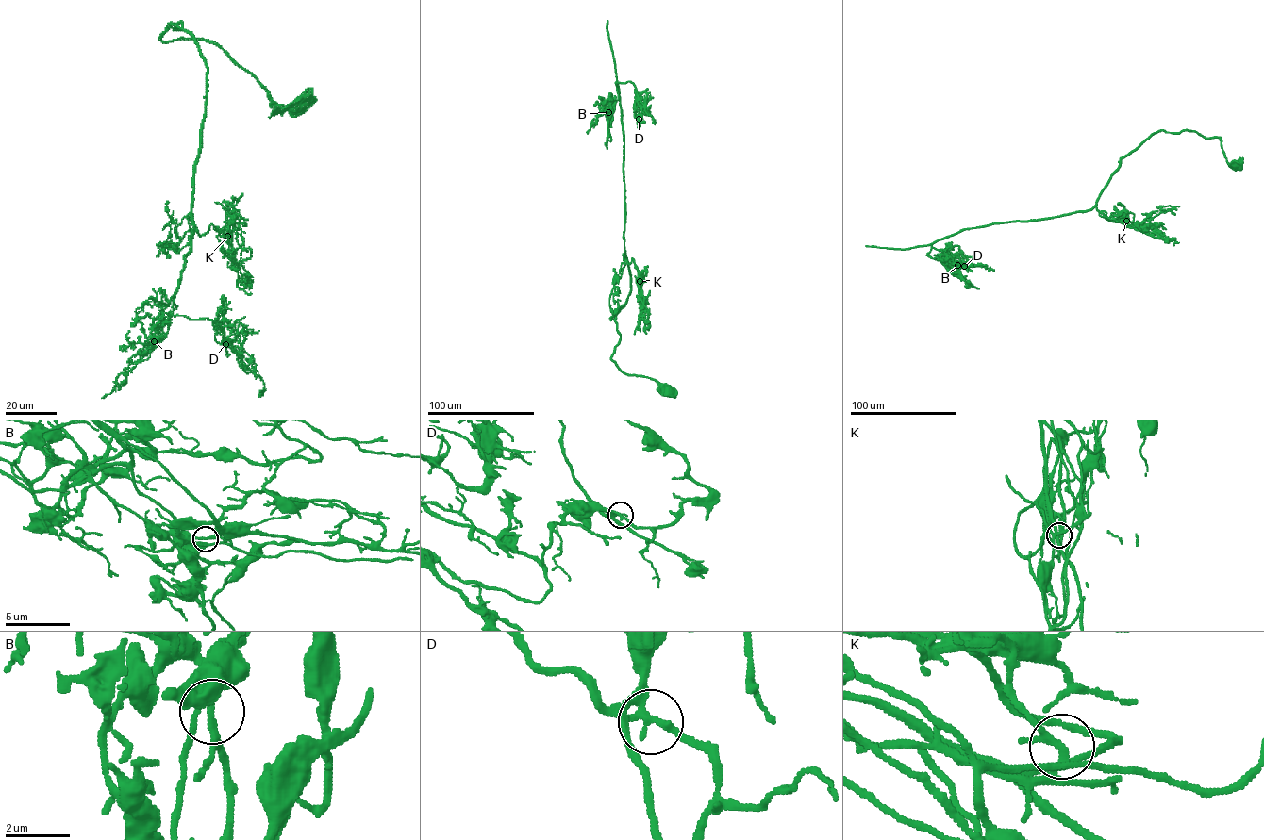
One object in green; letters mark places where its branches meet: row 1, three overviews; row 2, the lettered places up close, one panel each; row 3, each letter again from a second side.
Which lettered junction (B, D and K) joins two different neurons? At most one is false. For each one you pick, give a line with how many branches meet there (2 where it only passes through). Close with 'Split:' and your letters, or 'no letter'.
Split: no letter

